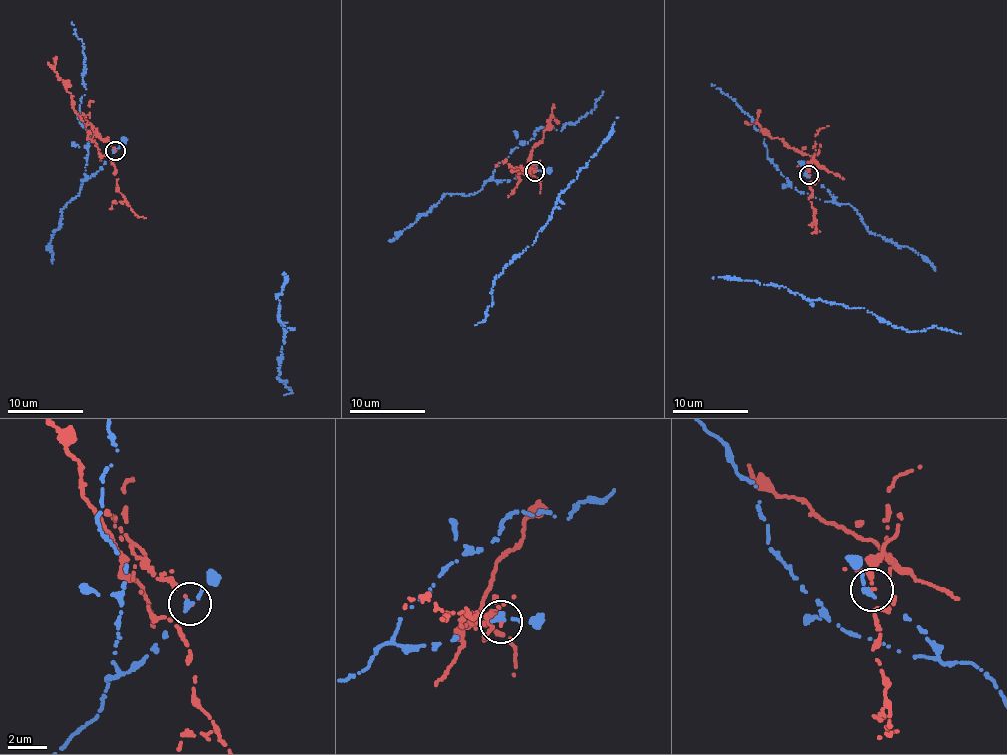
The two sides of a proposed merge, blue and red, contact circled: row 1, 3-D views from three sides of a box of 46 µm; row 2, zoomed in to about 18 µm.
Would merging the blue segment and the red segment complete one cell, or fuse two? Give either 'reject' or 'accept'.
reject

